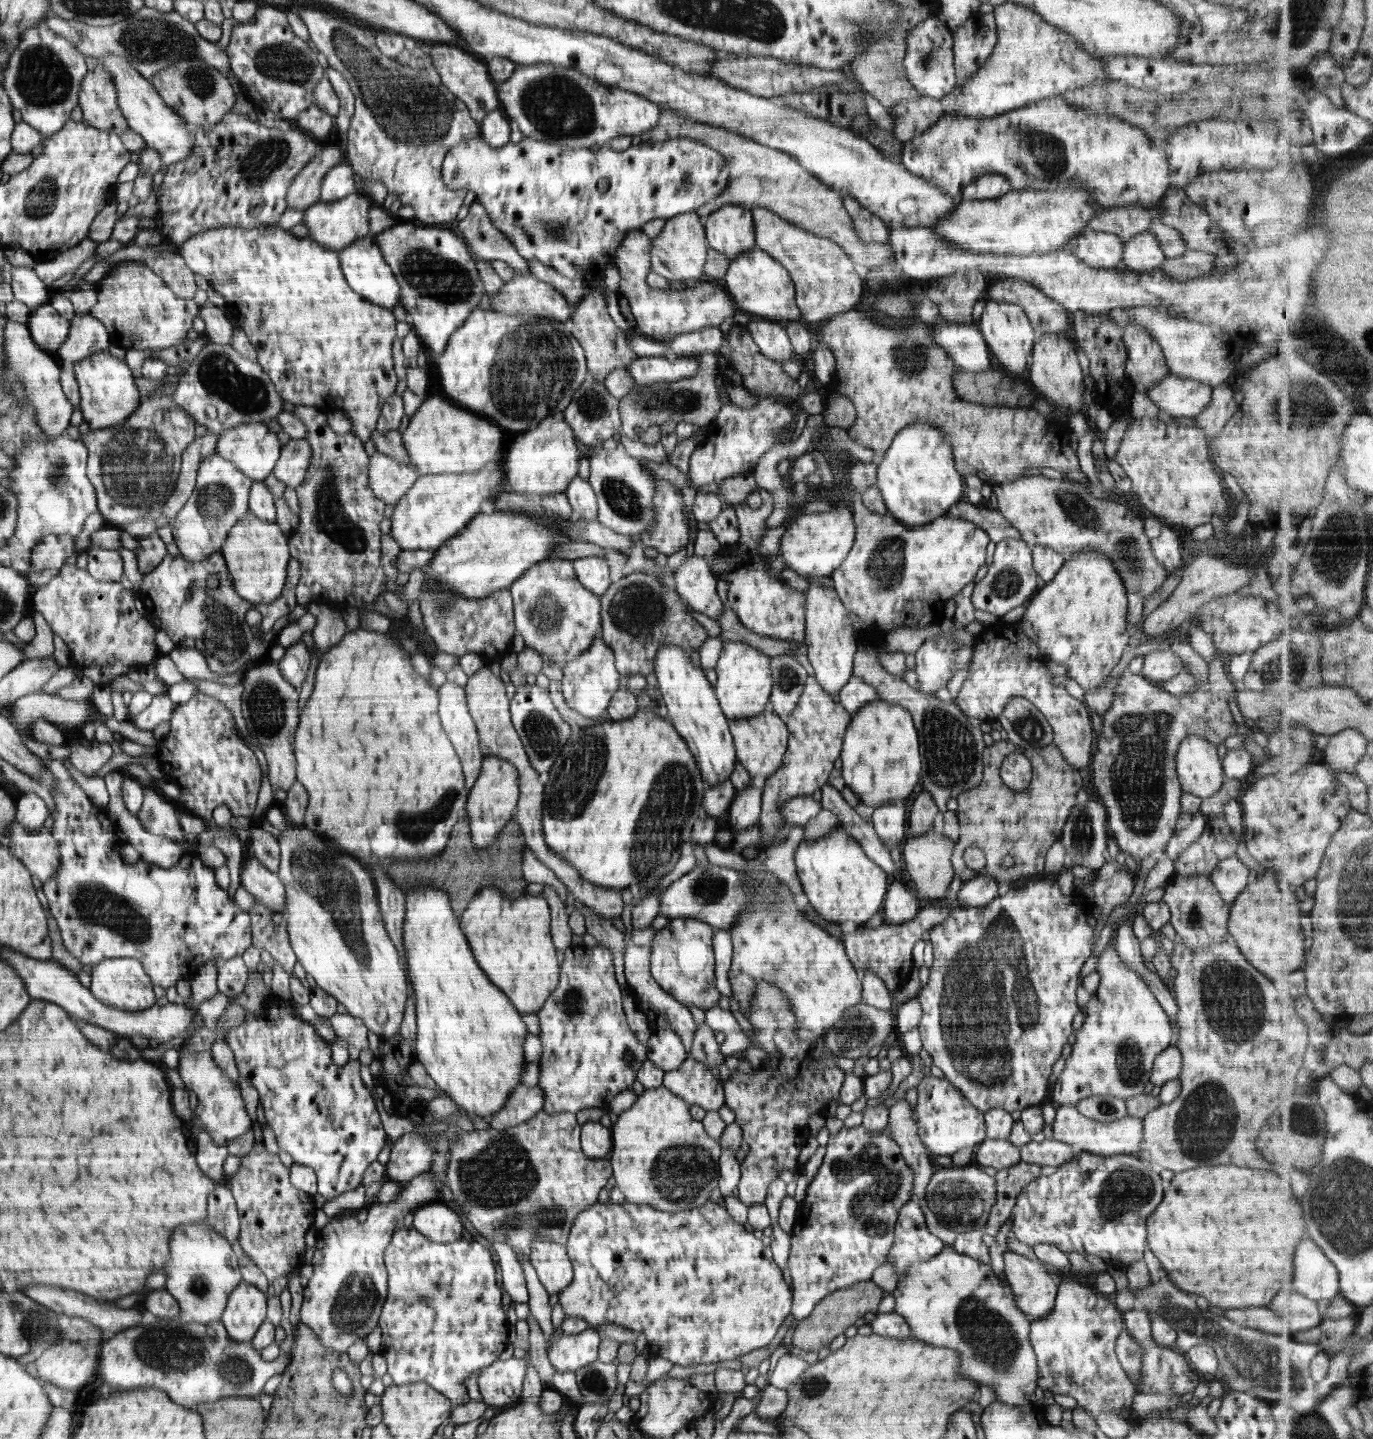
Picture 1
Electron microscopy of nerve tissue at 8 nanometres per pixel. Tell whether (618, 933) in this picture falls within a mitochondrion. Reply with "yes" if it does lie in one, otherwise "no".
no

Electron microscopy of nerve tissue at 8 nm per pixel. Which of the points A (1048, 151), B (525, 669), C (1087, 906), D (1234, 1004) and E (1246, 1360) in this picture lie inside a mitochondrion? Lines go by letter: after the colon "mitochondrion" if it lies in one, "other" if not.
A: mitochondrion
B: other
C: other
D: mitochondrion
E: mitochondrion

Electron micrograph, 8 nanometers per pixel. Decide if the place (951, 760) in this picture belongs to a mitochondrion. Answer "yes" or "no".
yes

